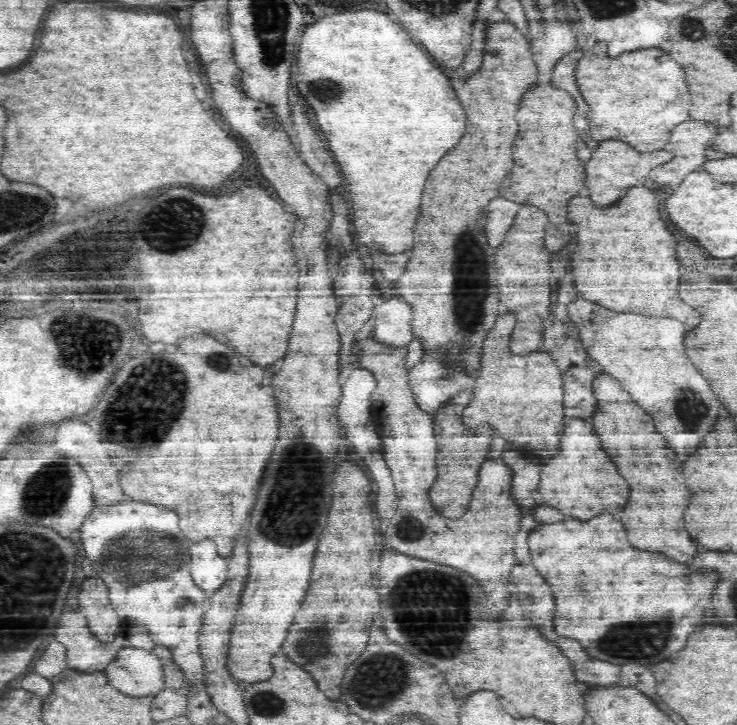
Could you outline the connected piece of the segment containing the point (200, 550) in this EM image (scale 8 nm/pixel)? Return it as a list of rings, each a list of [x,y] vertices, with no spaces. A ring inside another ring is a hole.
[[[204,538],[190,548],[190,572],[194,582],[206,592],[218,590],[228,580],[229,559],[222,558],[216,542]]]

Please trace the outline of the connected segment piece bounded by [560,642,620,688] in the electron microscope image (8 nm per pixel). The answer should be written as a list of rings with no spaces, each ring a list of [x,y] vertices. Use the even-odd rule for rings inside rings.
[[[568,642],[568,646],[560,644],[562,654],[570,658],[572,668],[576,678],[580,680],[579,687],[584,685],[593,685],[594,683],[602,685],[612,685],[618,683],[620,676],[620,667],[611,662],[602,662],[602,659],[590,656],[578,642]],[[584,680],[584,682],[582,682]]]

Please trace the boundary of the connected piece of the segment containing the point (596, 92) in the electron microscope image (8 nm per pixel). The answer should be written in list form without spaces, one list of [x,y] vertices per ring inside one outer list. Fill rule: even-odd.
[[[600,37],[591,49],[583,54],[578,54],[576,80],[582,96],[590,104],[592,138],[596,138],[596,140],[610,138],[610,136],[622,138],[643,153],[664,148],[669,140],[670,130],[676,124],[686,122],[690,118],[688,110],[690,110],[692,102],[686,92],[684,68],[676,60],[672,60],[668,52],[664,52],[668,48],[654,47],[612,57],[608,53],[609,43],[608,38]]]

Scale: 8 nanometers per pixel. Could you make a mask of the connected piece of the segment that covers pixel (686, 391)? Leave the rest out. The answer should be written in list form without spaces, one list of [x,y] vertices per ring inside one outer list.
[[[586,298],[570,300],[566,306],[568,306],[567,313],[570,314],[569,322],[578,331],[579,339],[592,358],[606,373],[618,378],[622,382],[621,385],[632,394],[632,398],[640,406],[644,406],[644,410],[654,418],[658,432],[670,438],[670,446],[676,452],[686,452],[686,454],[694,452],[702,436],[708,434],[708,430],[712,428],[718,416],[720,400],[716,398],[708,380],[690,362],[684,350],[686,324],[676,318],[658,318],[658,316],[646,316],[646,314],[634,314],[634,312],[614,312]]]

